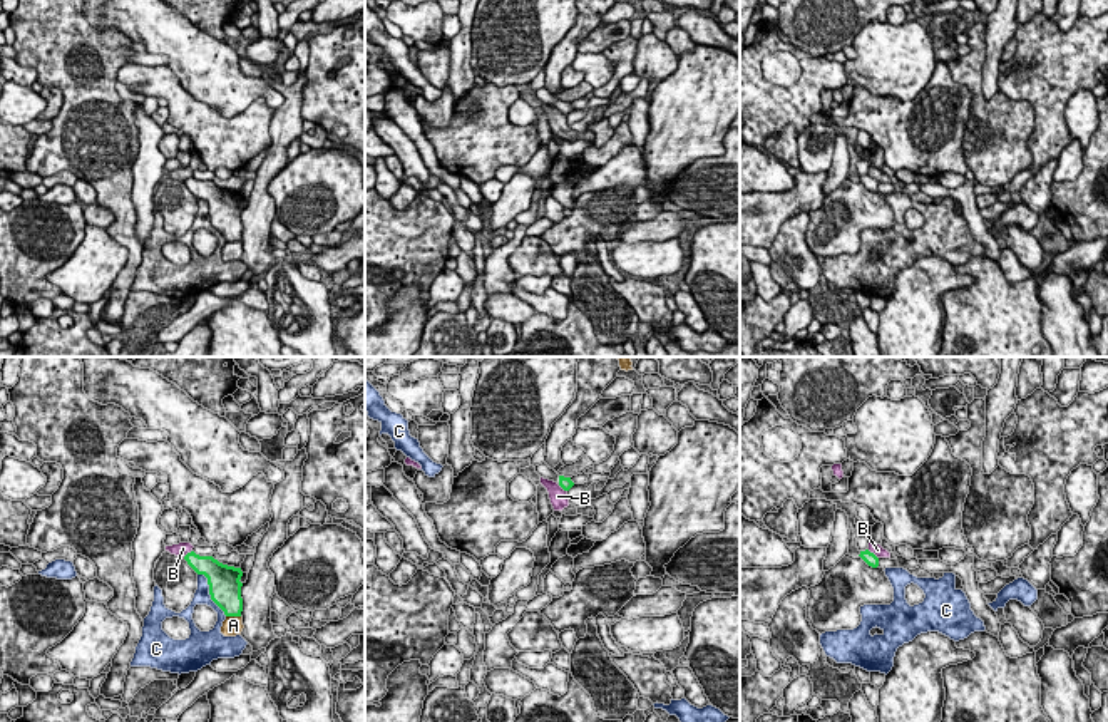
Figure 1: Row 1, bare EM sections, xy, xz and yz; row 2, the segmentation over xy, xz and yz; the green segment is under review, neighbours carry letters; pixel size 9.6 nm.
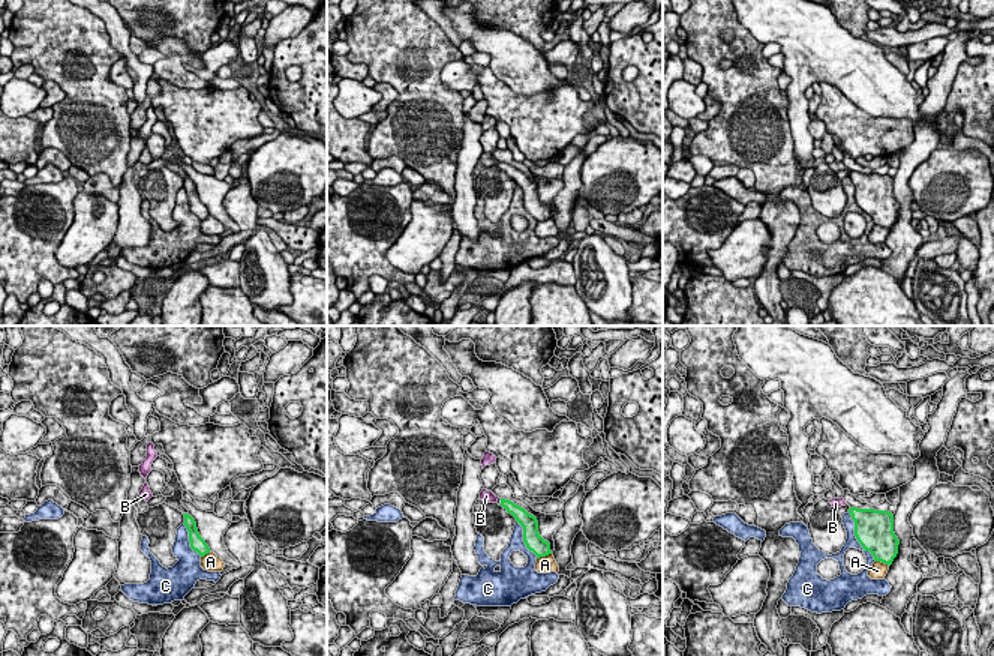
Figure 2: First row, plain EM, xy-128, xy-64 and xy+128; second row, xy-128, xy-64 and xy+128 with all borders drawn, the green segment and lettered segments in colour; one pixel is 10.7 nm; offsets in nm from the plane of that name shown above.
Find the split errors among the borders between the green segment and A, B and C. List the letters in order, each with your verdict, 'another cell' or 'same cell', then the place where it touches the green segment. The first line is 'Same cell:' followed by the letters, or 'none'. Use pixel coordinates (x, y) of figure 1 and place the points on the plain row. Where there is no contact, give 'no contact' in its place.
Same cell: none
A: another cell; meets green in xy at (233, 240)
B: another cell; meets green in yz at (872, 178)
C: another cell; meets green in xy at (210, 218)

